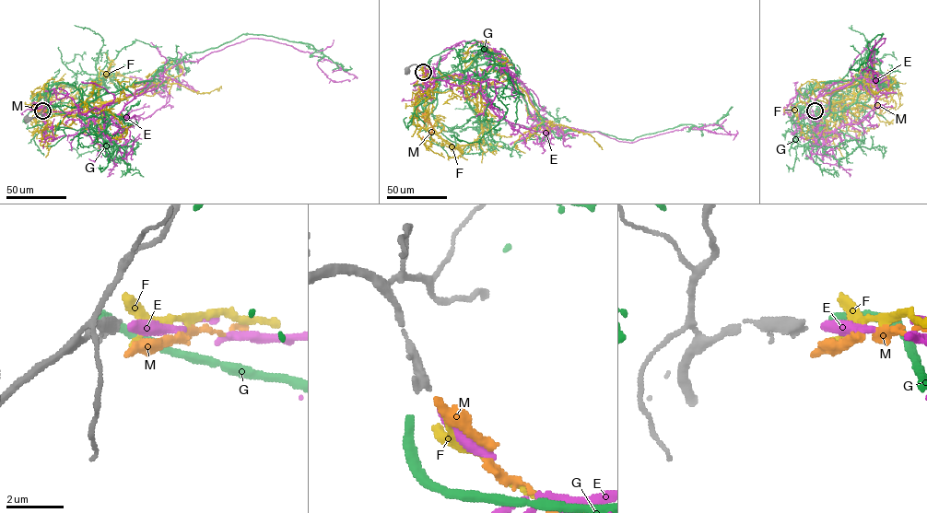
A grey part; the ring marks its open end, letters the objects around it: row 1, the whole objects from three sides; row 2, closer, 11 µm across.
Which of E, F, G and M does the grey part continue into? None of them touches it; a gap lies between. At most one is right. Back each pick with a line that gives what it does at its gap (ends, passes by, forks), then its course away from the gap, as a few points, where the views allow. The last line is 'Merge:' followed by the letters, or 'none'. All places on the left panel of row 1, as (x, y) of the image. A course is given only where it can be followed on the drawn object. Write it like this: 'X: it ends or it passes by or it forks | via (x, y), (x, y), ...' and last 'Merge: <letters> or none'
E: it ends | via (42, 110), (53, 139), (88, 134), (88, 111), (250, 38), (308, 52), (327, 77), (350, 81)
Merge: E

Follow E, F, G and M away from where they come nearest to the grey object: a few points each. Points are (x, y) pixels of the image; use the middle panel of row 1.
E: (423, 73), (427, 87), (463, 86), (469, 75), (515, 90), (551, 128), (630, 143), (686, 127), (731, 134)
F: (423, 73), (437, 79), (458, 75), (475, 87), (483, 141), (455, 147), (422, 128), (413, 117), (412, 92)
G: (422, 73), (510, 88), (543, 126), (618, 138), (683, 124), (700, 128), (730, 109)
M: (424, 73), (428, 77), (415, 99), (432, 130), (428, 136), (422, 136)

